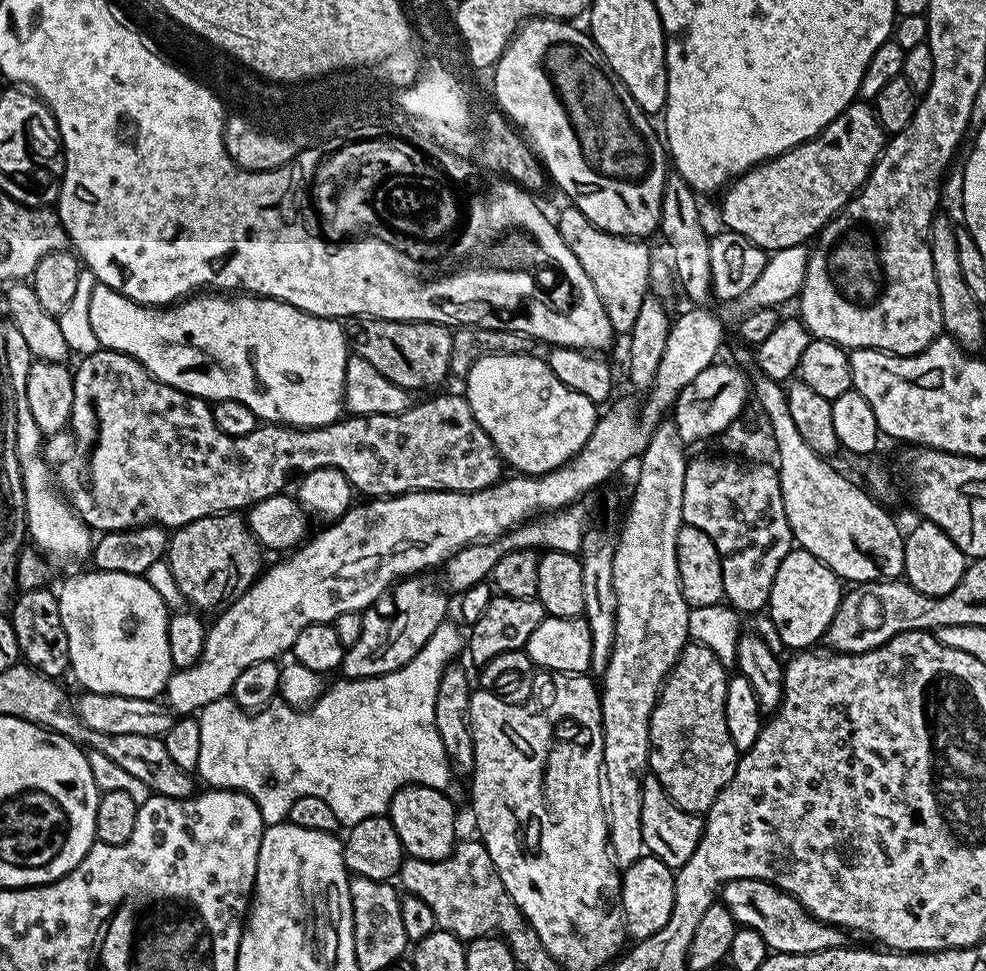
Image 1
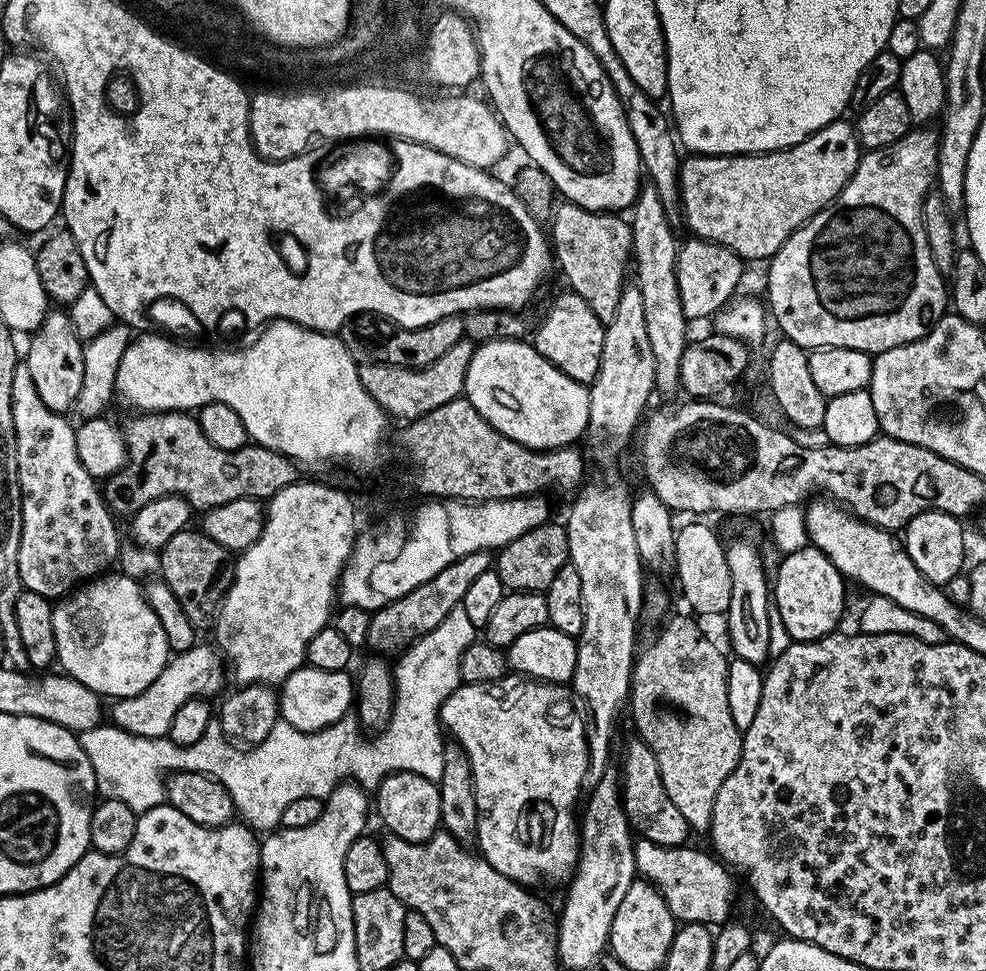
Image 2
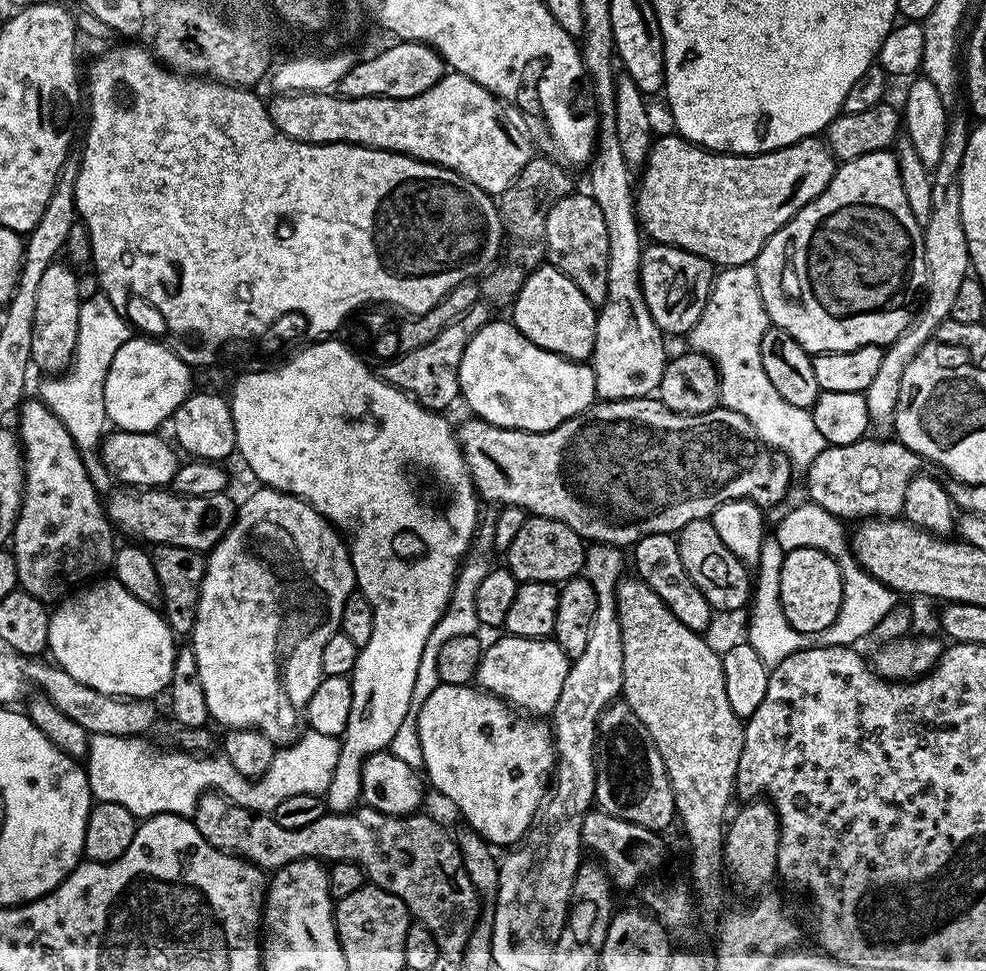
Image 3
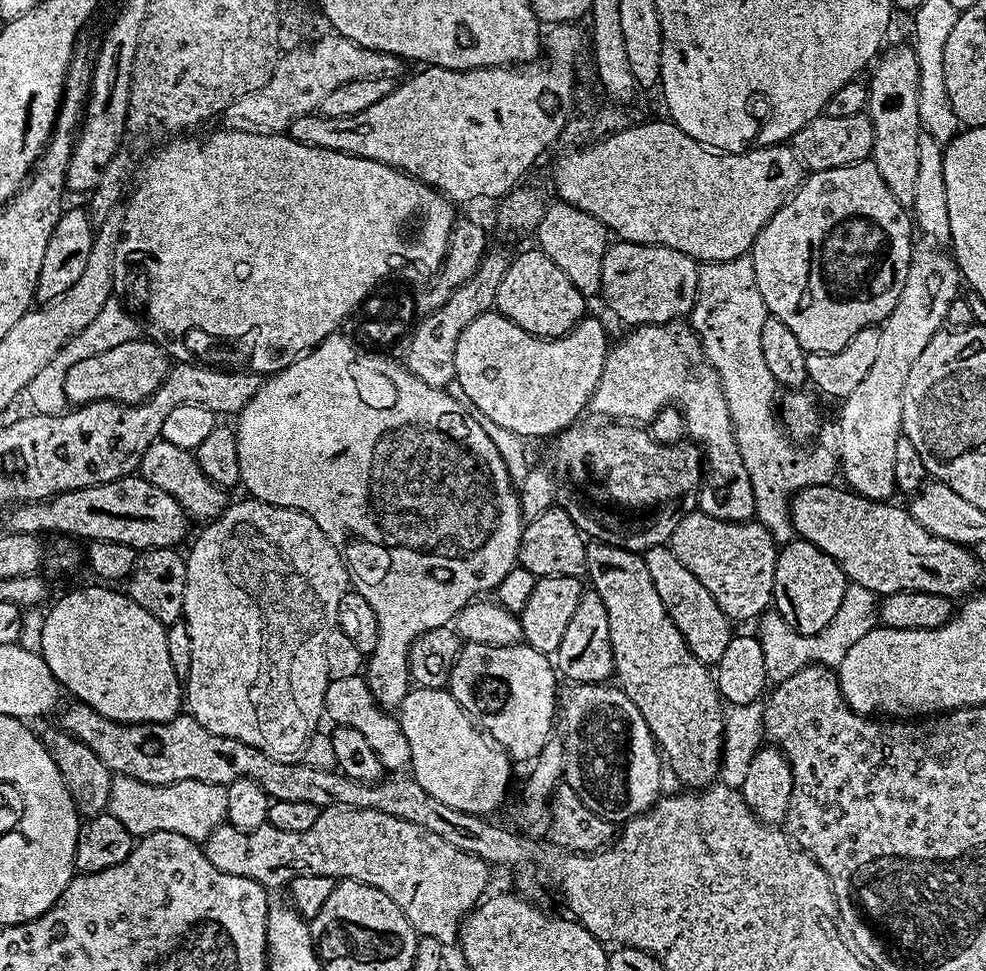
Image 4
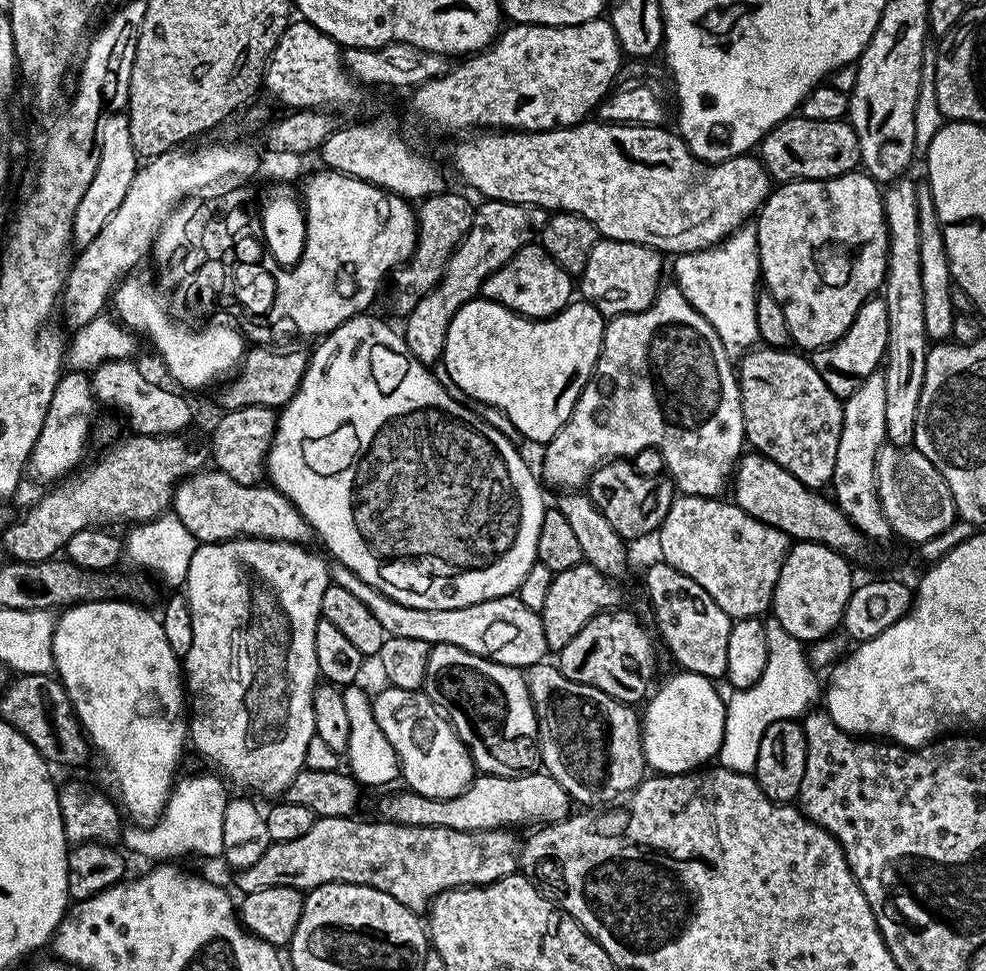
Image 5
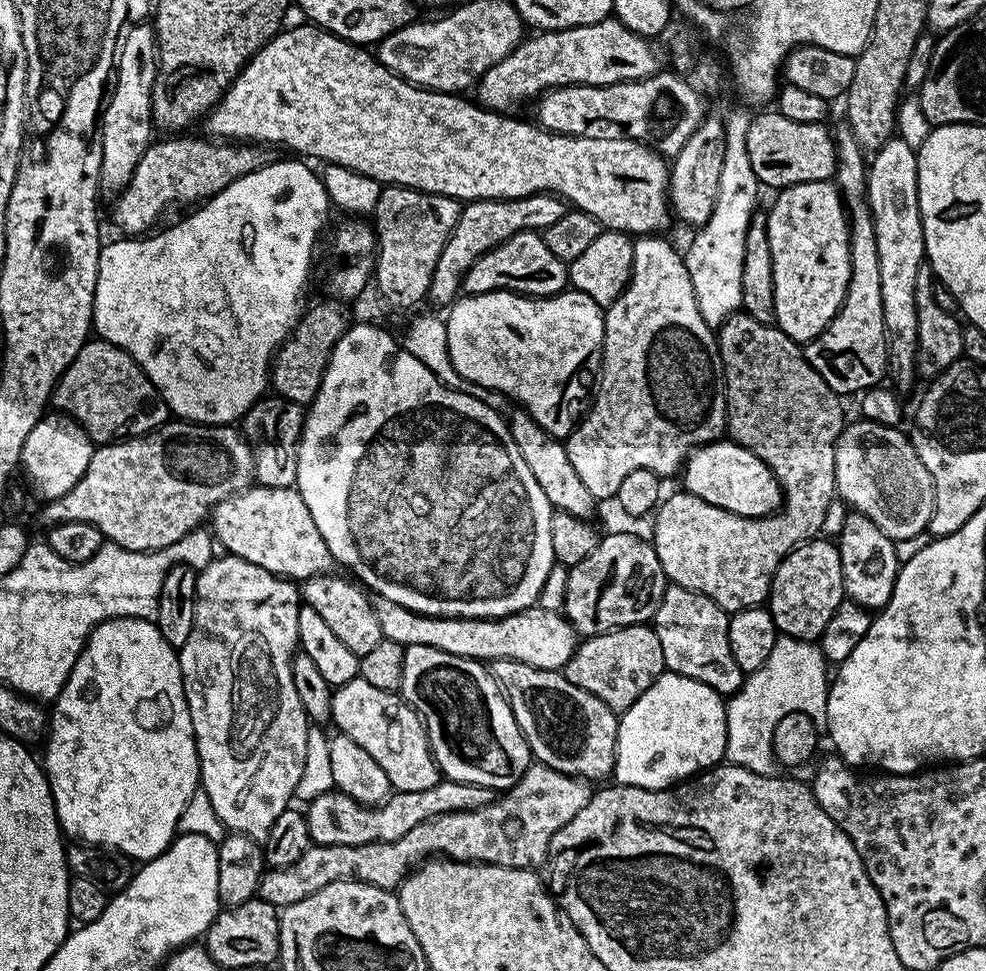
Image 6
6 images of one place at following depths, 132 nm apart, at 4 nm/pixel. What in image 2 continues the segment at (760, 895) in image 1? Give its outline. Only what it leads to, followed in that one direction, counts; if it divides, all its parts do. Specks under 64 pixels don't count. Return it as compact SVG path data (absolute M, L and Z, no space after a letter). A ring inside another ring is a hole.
M643 838L637 839L634 847L637 873L658 889L677 921L723 926L733 919L732 903L736 900L733 873L711 851L703 852L700 848L689 846L658 846Z

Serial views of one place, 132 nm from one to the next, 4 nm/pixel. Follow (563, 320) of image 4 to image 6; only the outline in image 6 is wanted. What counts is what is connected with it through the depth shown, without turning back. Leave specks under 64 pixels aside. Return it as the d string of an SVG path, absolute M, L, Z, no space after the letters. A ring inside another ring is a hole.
M539 231L519 232L494 246L464 273L463 291L470 296L487 292L519 292L521 296L556 296L569 287L568 264L553 254Z

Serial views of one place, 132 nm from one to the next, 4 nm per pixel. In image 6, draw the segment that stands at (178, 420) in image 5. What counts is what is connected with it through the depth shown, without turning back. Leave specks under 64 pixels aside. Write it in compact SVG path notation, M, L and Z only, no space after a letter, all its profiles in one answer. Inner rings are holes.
M99 338L89 339L82 350L78 350L74 362L70 362L56 383L51 403L57 404L61 413L71 416L96 446L155 432L170 416L168 403L161 398L150 377L138 367L136 359Z

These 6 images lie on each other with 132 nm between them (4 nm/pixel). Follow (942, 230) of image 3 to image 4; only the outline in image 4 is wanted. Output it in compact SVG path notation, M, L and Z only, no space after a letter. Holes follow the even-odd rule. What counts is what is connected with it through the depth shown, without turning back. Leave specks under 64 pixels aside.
M932 242L923 243L917 243L912 249L910 270L906 274L906 286L902 286L902 298L898 298L898 306L894 306L892 313L879 325L878 354L874 357L874 363L866 378L862 378L862 382L858 382L858 386L843 397L841 404L844 405L840 408L838 464L842 469L842 480L844 476L843 483L860 496L881 502L891 501L892 492L897 491L894 462L898 454L898 438L902 434L902 394L906 390L906 378L910 378L910 366L918 362L918 354L926 350L926 342L930 342L930 338L934 338L934 334L945 327L950 302L961 295L962 277L955 259L943 247Z

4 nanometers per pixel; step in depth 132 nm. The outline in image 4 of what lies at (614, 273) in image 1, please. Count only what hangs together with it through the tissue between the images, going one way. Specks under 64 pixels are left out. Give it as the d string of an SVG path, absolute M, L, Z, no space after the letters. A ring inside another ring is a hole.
M563 202L549 203L542 214L542 222L536 227L534 239L537 240L539 251L544 252L570 278L574 290L578 290L585 298L594 298L600 296L600 287L602 286L602 258L606 258L610 247L610 233L604 224L594 214L588 214L586 210L576 208L572 204Z

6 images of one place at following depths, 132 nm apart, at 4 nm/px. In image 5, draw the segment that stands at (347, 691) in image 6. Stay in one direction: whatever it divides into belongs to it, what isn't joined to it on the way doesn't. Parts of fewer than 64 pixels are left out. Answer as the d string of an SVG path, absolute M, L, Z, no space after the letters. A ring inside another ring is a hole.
M384 686L372 701L374 718L382 726L382 734L394 746L400 760L400 776L411 791L426 798L454 798L470 786L474 765L468 747L457 738L448 717L432 703L423 690L411 692Z

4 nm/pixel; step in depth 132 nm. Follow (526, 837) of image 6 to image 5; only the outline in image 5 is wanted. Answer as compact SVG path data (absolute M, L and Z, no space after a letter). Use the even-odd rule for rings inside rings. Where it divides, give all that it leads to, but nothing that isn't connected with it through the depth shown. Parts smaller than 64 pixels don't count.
M352 816L342 818L319 817L302 834L290 842L273 842L254 862L254 866L239 869L235 873L236 884L241 893L266 890L274 886L290 886L301 890L311 890L323 884L361 884L390 894L411 912L424 914L436 897L449 892L451 888L479 888L481 884L493 884L518 872L518 840L516 832L506 828L495 828L485 832L463 832L434 826L402 826L391 824L389 820L356 820Z

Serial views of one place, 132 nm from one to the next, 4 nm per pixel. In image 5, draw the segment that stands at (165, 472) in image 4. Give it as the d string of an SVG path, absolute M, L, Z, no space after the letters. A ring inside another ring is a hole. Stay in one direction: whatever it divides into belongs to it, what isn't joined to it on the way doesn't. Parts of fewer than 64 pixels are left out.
M215 470L194 472L180 481L172 496L170 508L182 526L186 526L186 530L190 530L190 534L194 534L200 544L235 540L237 536L261 536L264 540L288 540L291 544L299 544L307 541L307 536L310 536L308 521L281 492L271 486L242 486L242 482L234 482L234 478Z

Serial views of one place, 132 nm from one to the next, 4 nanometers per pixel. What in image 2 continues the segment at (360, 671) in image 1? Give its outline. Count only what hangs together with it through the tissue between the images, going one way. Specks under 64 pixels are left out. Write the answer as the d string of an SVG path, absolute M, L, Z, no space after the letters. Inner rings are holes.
M488 552L466 554L450 566L446 566L446 570L434 574L434 578L430 582L410 590L410 594L398 598L385 608L375 609L372 612L367 647L373 648L376 651L373 653L376 654L388 654L384 652L396 651L399 653L413 640L425 636L430 630L434 630L434 626L438 626L438 622L442 622L442 618L446 618L446 614L450 614L450 610L463 605L464 595L470 582L474 582L474 578L478 578L478 574L489 571L493 564L493 557Z

